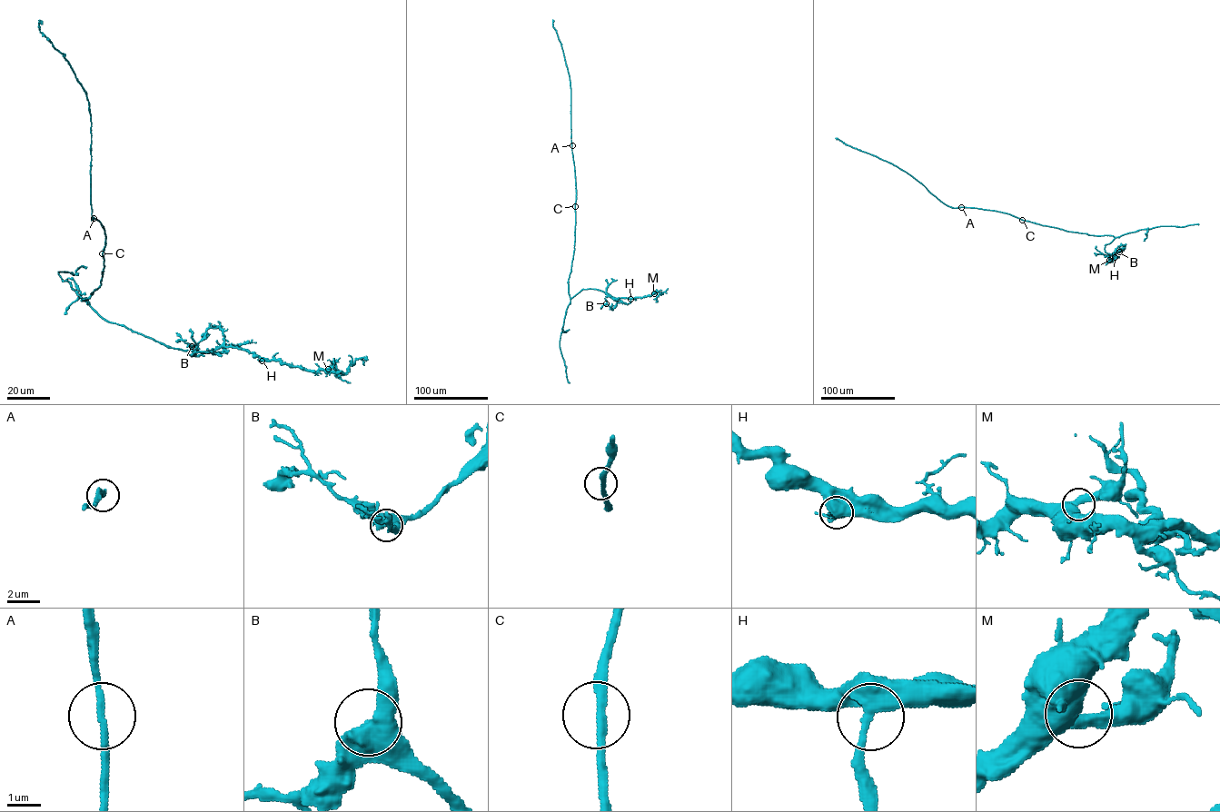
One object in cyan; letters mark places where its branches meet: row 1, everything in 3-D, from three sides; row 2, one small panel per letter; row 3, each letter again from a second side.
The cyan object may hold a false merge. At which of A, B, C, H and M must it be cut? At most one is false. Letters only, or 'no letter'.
no letter

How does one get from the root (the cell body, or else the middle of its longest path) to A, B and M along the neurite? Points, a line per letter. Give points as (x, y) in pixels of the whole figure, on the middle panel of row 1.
A: (575, 206), (572, 145)
B: (575, 206), (574, 250), (569, 294), (570, 299), (582, 289), (592, 288), (617, 299), (613, 309), (606, 303)
M: (575, 206), (574, 250), (568, 280), (570, 298), (582, 289), (590, 288), (601, 291), (617, 299), (654, 293)

